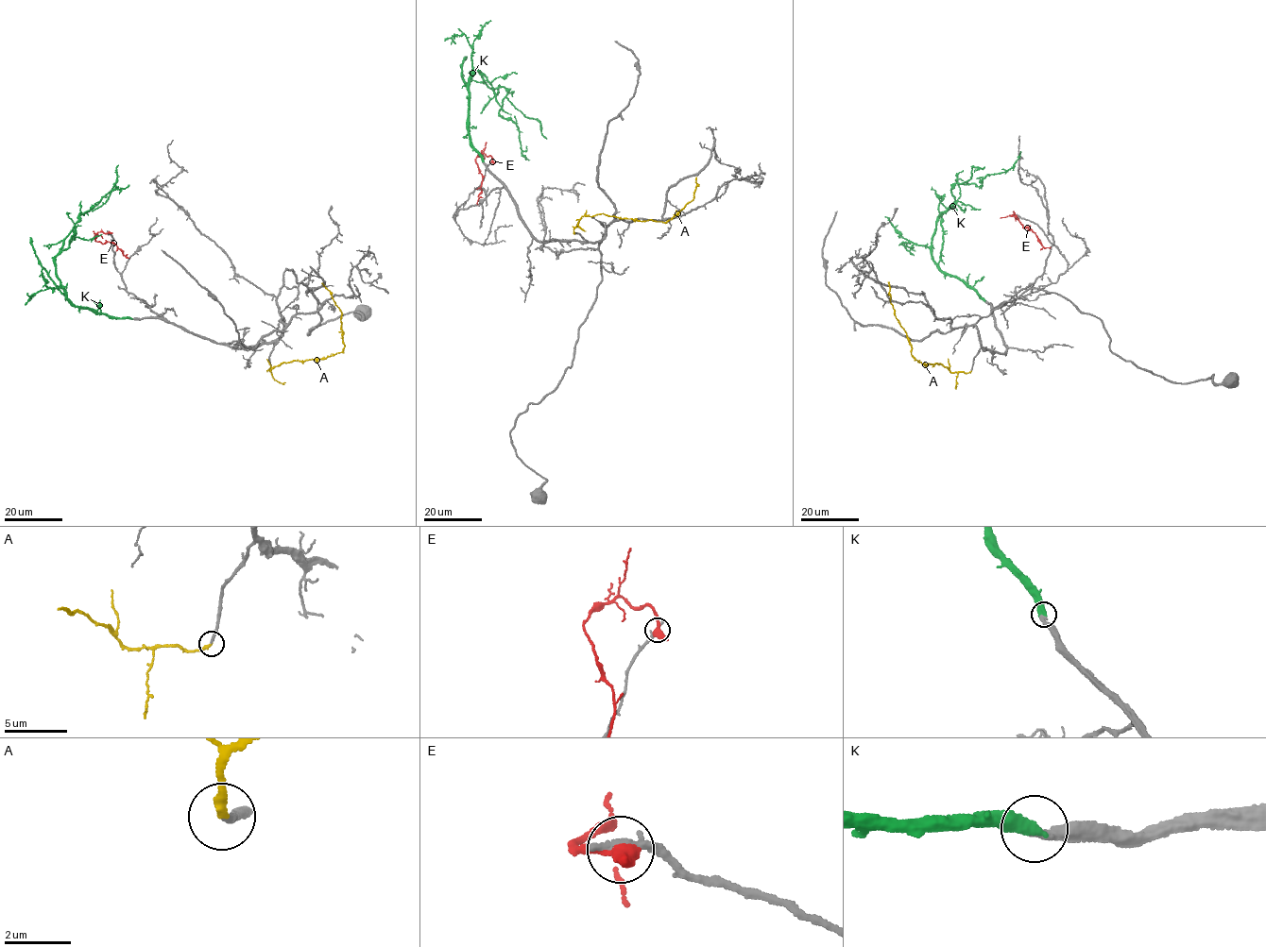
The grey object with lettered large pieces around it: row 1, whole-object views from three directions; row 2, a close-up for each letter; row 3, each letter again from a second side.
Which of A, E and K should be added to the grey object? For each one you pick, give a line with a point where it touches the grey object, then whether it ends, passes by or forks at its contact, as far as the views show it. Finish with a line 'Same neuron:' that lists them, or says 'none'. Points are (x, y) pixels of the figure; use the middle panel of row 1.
A: Touches grey at (573, 233). It ends there
K: Touches grey at (483, 160). It ends there
Same neuron: A, K

